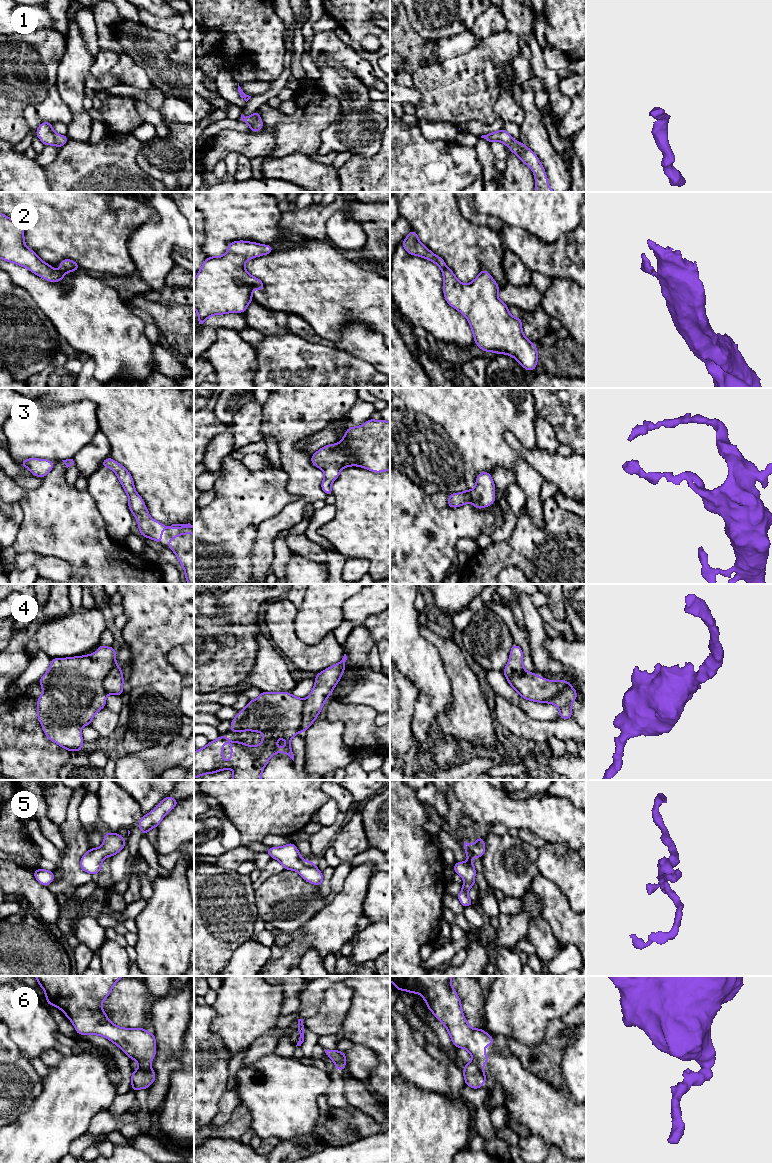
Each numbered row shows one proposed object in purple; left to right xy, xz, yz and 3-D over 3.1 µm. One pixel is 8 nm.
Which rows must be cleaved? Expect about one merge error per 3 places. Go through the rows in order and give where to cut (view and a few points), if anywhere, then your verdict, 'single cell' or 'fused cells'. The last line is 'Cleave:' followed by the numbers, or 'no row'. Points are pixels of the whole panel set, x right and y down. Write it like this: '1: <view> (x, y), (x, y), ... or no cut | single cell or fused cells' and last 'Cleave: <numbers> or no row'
1: no cut | single cell
2: xy (61, 269), (72, 270) | fused cells
3: no cut | single cell
4: xy (116, 664), (103, 681), (105, 694) | fused cells
5: no cut | single cell
6: yz (473, 1060), (482, 1068) | fused cells
Cleave: 2, 4, 6

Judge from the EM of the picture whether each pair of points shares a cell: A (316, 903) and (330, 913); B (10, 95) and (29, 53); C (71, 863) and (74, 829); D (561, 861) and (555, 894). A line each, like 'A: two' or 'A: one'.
A: two
B: one
C: one
D: two

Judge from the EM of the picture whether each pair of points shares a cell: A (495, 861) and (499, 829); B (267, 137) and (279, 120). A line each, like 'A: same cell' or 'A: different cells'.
A: different cells
B: different cells

